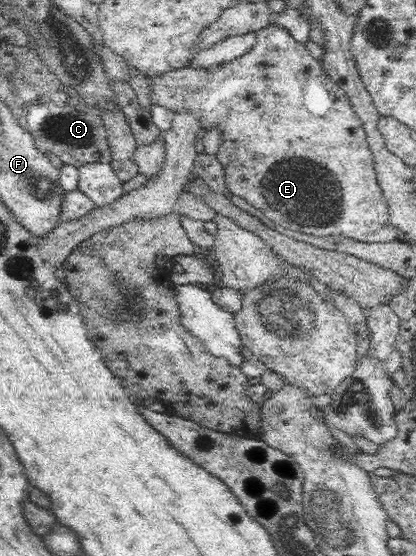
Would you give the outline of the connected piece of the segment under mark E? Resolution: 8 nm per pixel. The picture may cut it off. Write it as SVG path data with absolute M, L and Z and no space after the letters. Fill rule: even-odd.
M267 23L262 29L255 32L254 47L236 59L210 66L209 68L186 66L177 70L170 70L159 76L145 76L153 103L172 109L172 111L187 111L194 117L199 117L201 129L219 127L222 132L222 145L215 153L215 157L223 165L226 187L238 197L243 197L250 205L260 209L268 219L278 225L283 225L288 231L316 235L346 235L350 239L365 243L379 243L380 241L394 241L399 230L391 224L389 207L377 180L373 166L371 147L367 140L367 133L362 120L352 107L346 92L324 71L322 64L311 57L309 50L292 36L286 28L274 23Z

